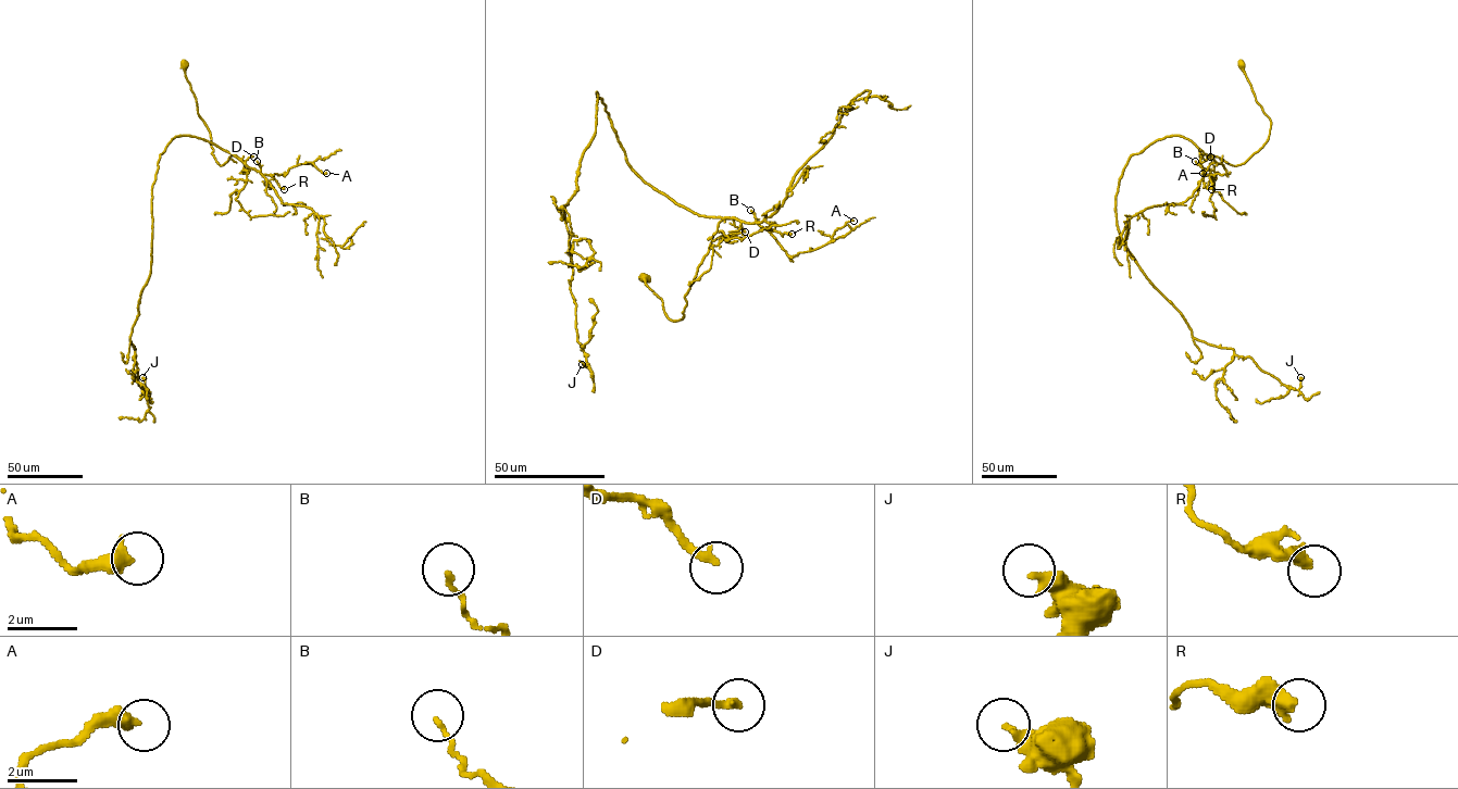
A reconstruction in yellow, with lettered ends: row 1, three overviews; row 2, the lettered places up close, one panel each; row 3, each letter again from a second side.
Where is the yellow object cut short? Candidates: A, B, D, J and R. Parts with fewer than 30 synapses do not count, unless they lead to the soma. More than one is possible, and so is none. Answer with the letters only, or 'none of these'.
D

